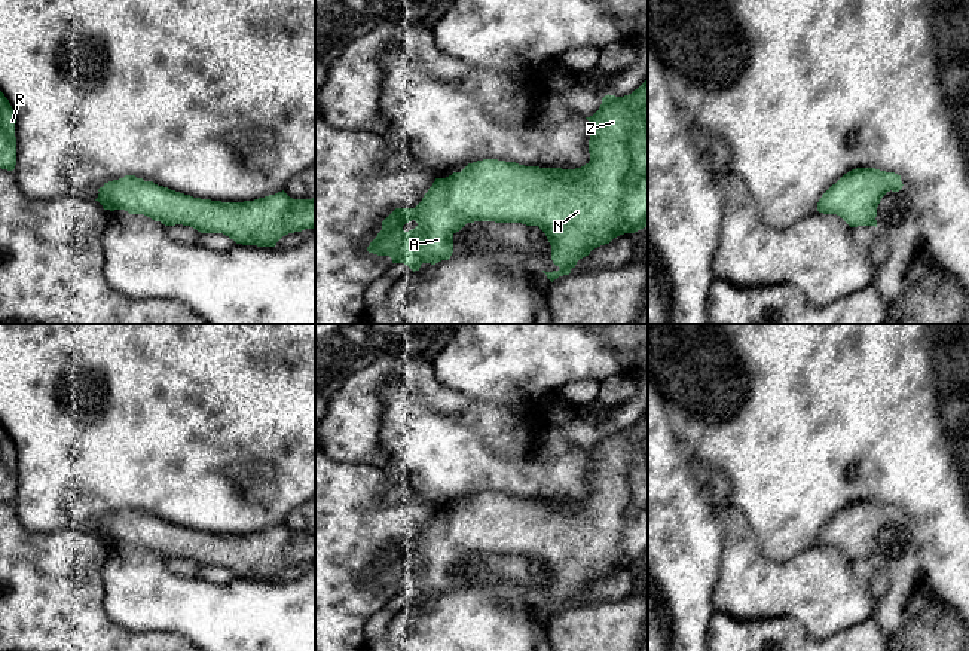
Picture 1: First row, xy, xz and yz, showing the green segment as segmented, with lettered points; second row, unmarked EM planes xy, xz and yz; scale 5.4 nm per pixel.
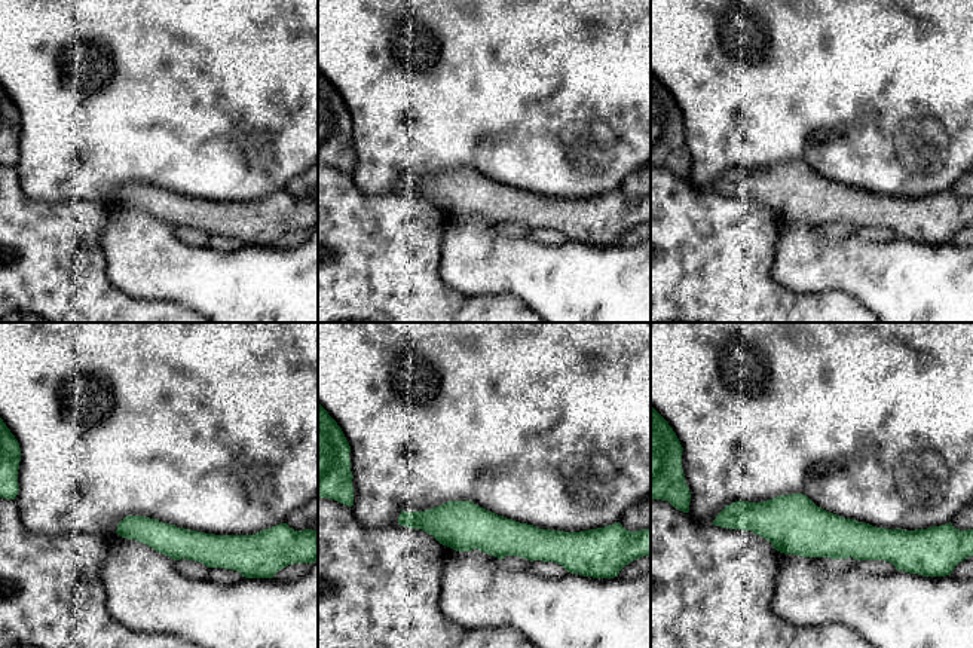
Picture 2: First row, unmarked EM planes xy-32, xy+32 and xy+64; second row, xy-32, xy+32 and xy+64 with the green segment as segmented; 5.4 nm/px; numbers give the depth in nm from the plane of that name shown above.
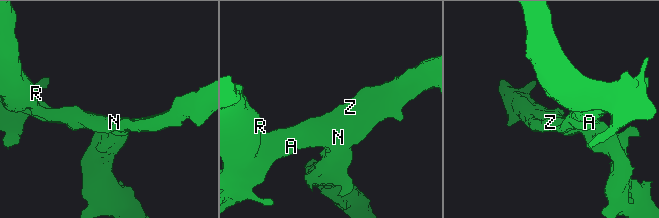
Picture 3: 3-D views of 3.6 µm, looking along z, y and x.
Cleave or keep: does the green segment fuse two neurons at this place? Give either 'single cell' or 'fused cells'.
single cell

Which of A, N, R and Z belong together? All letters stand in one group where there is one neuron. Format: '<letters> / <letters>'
A N R Z

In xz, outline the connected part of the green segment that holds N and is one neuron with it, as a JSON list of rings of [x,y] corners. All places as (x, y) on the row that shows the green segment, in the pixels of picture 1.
[[[648,77],[629,95],[605,95],[599,110],[586,119],[592,135],[590,161],[584,166],[539,168],[498,159],[468,163],[461,172],[435,178],[415,208],[395,208],[367,251],[389,256],[392,263],[404,263],[415,272],[422,263],[449,260],[453,235],[467,223],[522,223],[538,226],[551,245],[551,260],[560,269],[542,271],[547,278],[553,282],[569,275],[592,250],[648,226]]]

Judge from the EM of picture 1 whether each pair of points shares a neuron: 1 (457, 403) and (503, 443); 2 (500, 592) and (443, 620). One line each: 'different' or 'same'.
1: same
2: different

